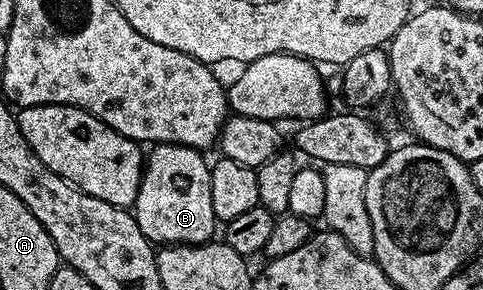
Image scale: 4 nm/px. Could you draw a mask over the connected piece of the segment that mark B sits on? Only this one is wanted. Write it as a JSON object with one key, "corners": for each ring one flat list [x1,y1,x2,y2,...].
{"corners":[[155,144,144,161,142,182,132,206,140,231,152,243,205,245,216,226,212,211,211,166,199,150,183,145]]}

